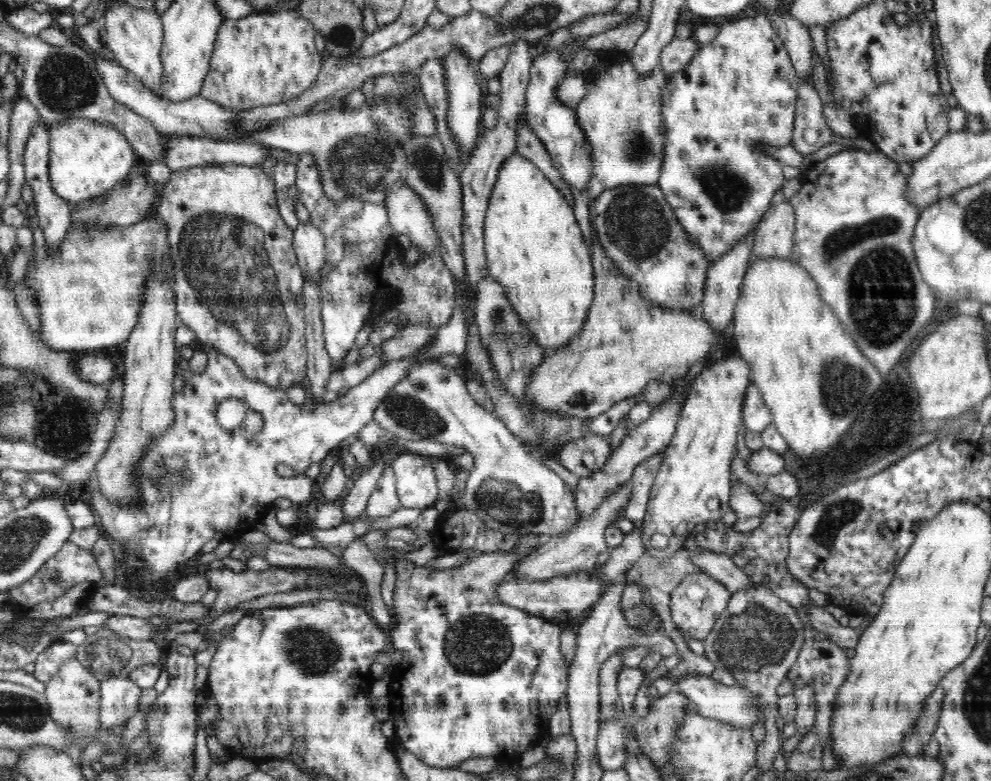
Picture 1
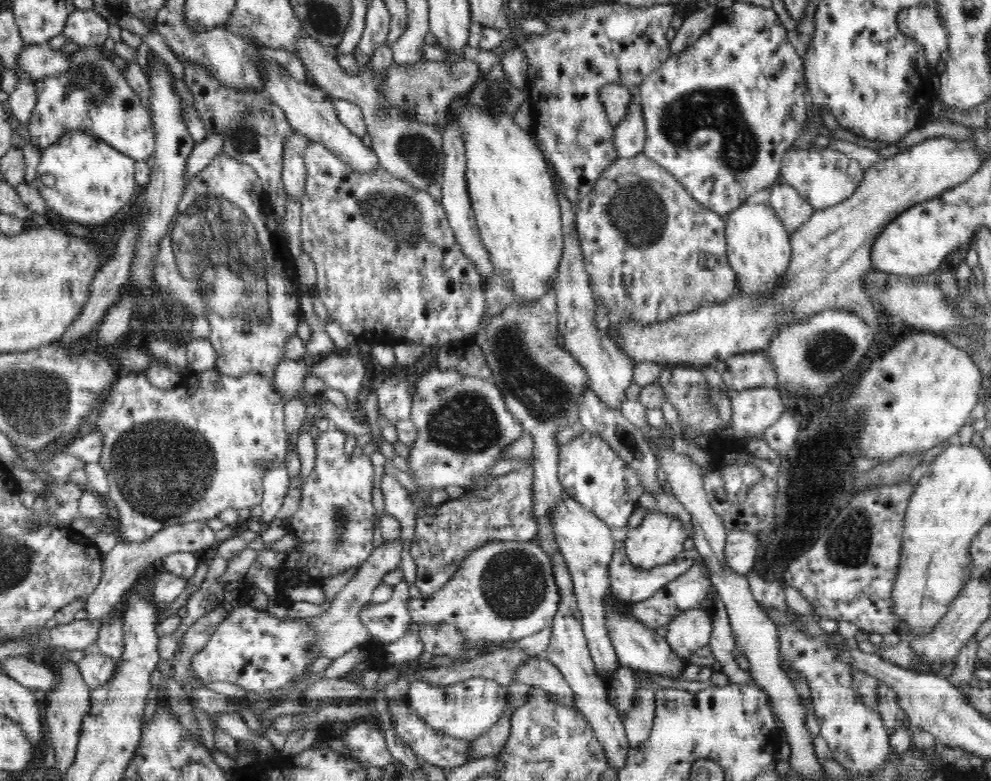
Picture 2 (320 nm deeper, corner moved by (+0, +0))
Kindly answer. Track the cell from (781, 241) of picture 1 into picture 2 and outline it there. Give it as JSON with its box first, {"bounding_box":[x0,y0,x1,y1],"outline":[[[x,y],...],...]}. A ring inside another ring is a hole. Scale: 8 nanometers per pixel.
{"bounding_box":[768,183,815,234],"outline":[[[773,183],[769,188],[768,204],[782,221],[788,234],[799,229],[815,211],[806,200],[789,184]]]}

